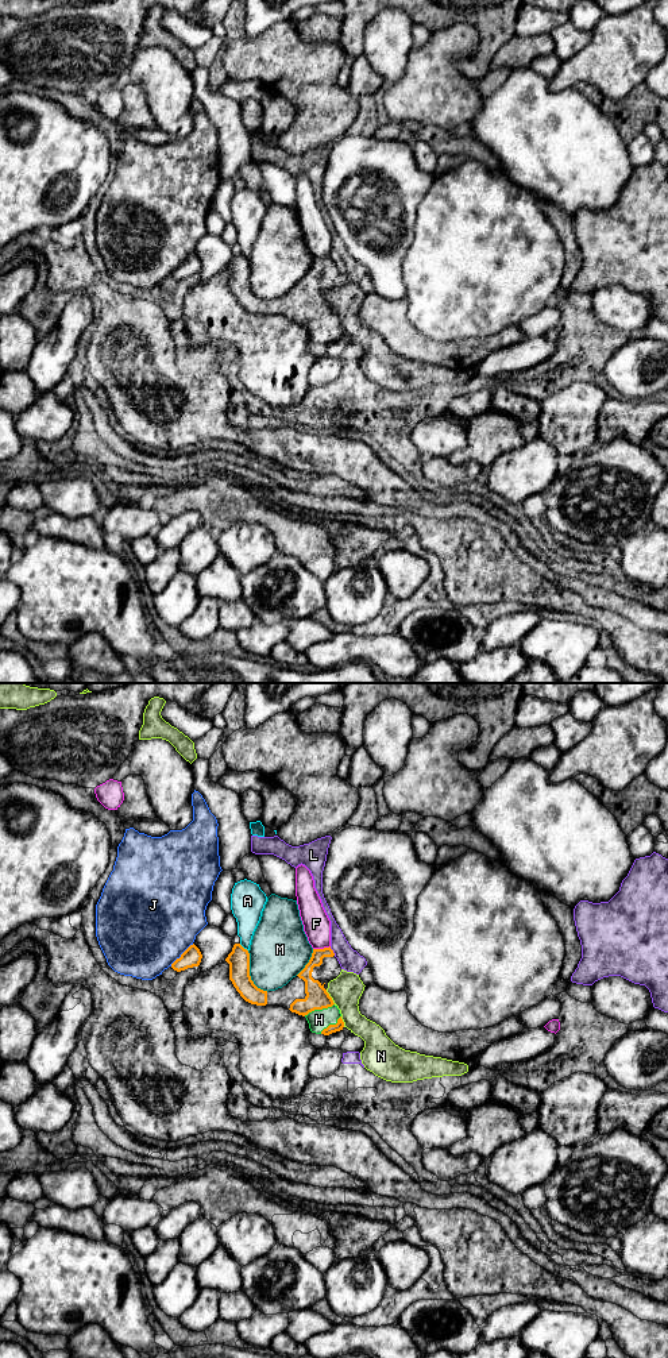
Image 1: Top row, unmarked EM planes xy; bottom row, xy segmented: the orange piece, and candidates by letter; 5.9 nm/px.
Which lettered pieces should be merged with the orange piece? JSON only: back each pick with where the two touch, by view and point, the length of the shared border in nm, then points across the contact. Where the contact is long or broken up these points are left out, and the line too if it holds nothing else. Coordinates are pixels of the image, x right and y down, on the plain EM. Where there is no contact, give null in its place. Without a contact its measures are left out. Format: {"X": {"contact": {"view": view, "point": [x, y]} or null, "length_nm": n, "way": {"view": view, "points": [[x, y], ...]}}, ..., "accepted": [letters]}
{"H": {"contact": {"view": "xy", "point": [319, 317]}, "length_nm": 200}, "accepted": ["H"]}

